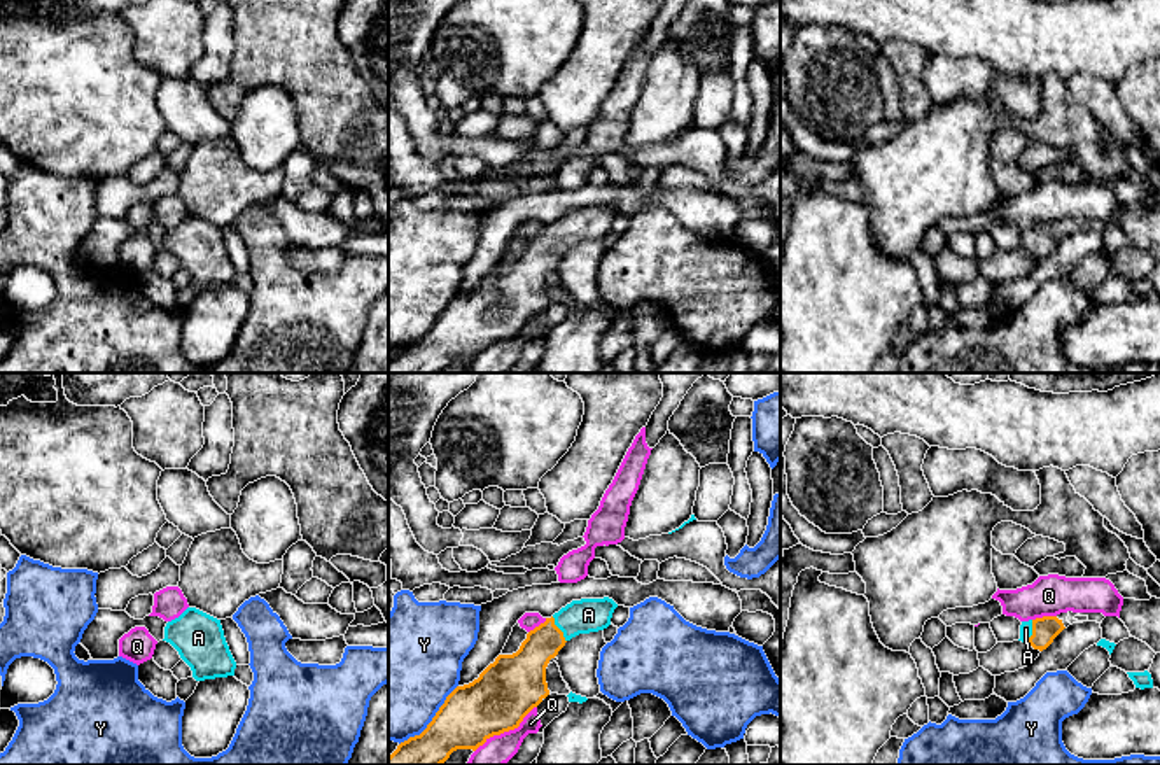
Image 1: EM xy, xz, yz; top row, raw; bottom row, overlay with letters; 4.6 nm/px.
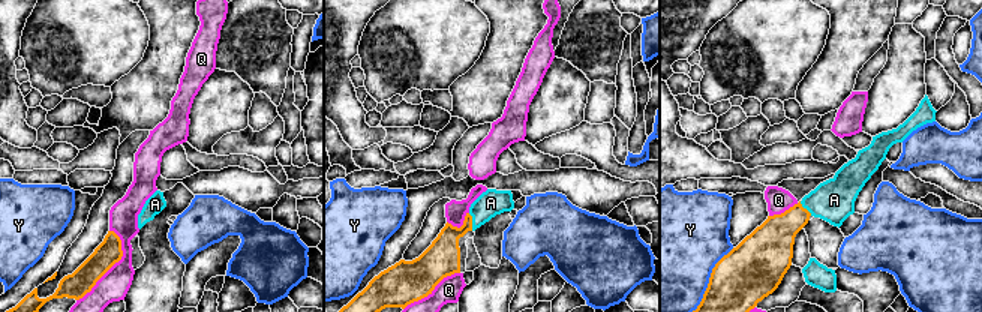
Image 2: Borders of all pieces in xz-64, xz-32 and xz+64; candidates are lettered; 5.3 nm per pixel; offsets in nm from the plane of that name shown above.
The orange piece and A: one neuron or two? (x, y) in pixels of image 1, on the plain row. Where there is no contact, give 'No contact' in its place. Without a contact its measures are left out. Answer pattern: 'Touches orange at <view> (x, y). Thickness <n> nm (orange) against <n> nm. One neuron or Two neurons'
Touches orange at xz (559, 237). Thickness 190 nm (orange) against 160 nm. One neuron

